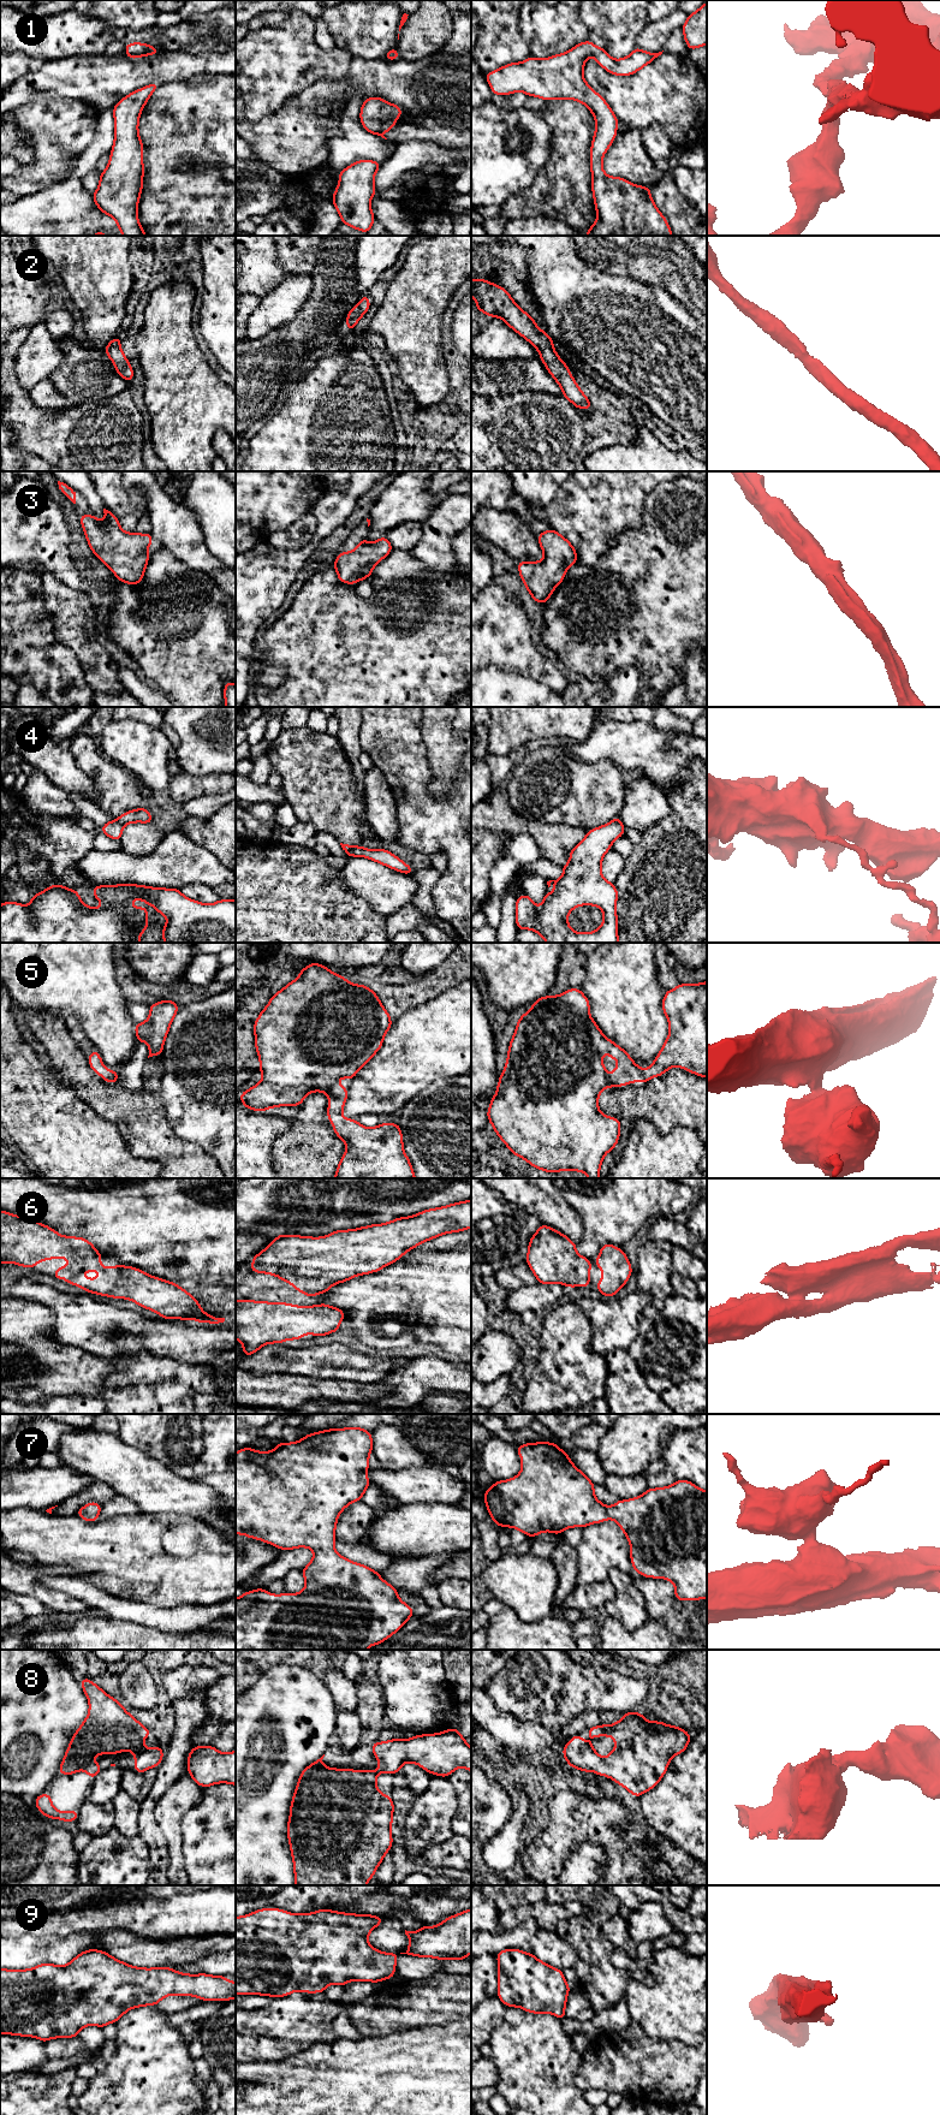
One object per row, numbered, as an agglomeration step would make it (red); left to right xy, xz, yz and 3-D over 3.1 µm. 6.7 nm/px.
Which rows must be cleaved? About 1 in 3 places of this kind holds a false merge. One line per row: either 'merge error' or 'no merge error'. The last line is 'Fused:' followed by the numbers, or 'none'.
1: no merge error
2: no merge error
3: no merge error
4: merge error
5: no merge error
6: no merge error
7: no merge error
8: no merge error
9: no merge error
Fused: 4

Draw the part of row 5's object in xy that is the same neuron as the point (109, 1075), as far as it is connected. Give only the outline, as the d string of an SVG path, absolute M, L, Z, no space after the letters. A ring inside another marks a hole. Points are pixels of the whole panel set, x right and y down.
M93 1050L93 1052L88 1056L90 1068L94 1073L99 1074L106 1083L108 1083L109 1081L113 1083L118 1083L118 1073L105 1068L100 1053L96 1050Z

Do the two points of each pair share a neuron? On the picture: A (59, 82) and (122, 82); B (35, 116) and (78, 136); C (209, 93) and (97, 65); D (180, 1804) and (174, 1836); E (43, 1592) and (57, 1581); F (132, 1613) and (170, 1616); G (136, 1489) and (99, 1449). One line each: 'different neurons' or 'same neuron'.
A: same neuron
B: same neuron
C: different neurons
D: same neuron
E: different neurons
F: same neuron
G: same neuron

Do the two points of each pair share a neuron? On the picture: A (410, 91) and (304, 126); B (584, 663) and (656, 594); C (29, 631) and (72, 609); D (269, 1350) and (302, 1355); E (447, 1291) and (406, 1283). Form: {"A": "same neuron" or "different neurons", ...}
{"A": "same neuron", "B": "same neuron", "C": "different neurons", "D": "same neuron", "E": "same neuron"}

